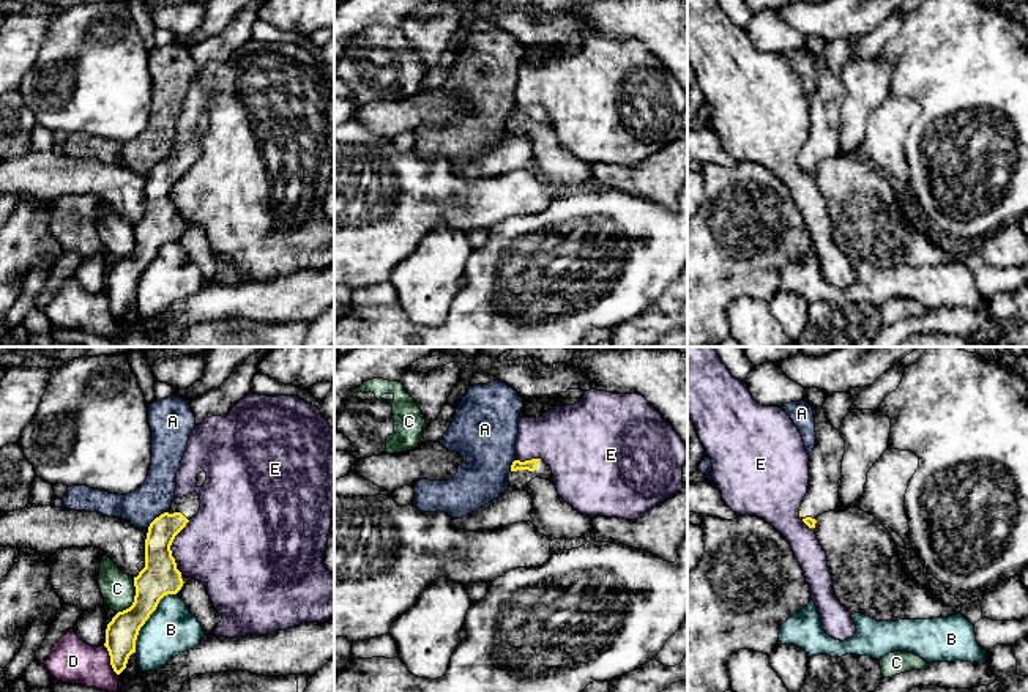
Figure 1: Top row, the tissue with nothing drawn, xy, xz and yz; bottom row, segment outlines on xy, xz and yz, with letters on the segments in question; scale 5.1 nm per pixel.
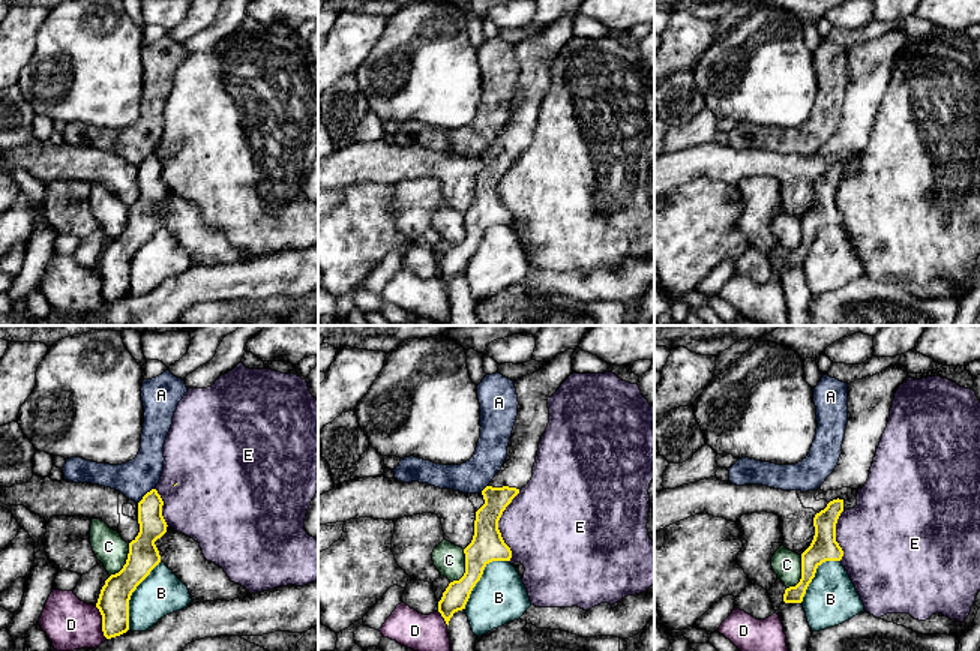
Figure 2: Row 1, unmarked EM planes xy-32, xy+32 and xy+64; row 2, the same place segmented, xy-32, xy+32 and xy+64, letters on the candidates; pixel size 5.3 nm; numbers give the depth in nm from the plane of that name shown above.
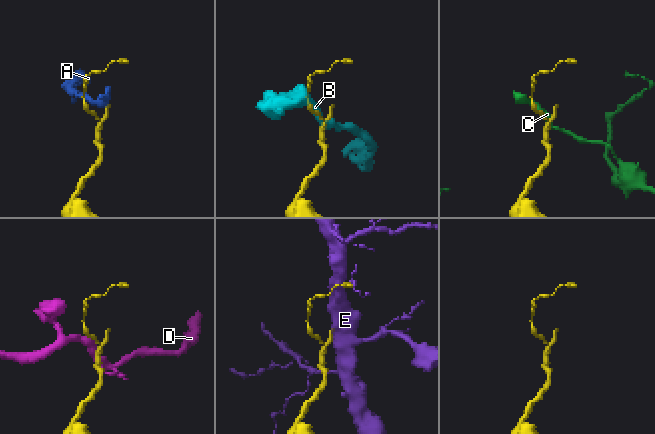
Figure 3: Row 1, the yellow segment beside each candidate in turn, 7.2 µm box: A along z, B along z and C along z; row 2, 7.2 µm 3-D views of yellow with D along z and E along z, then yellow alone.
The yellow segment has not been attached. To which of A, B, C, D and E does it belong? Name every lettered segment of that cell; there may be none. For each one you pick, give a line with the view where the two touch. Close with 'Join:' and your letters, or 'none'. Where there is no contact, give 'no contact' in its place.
Join: none

